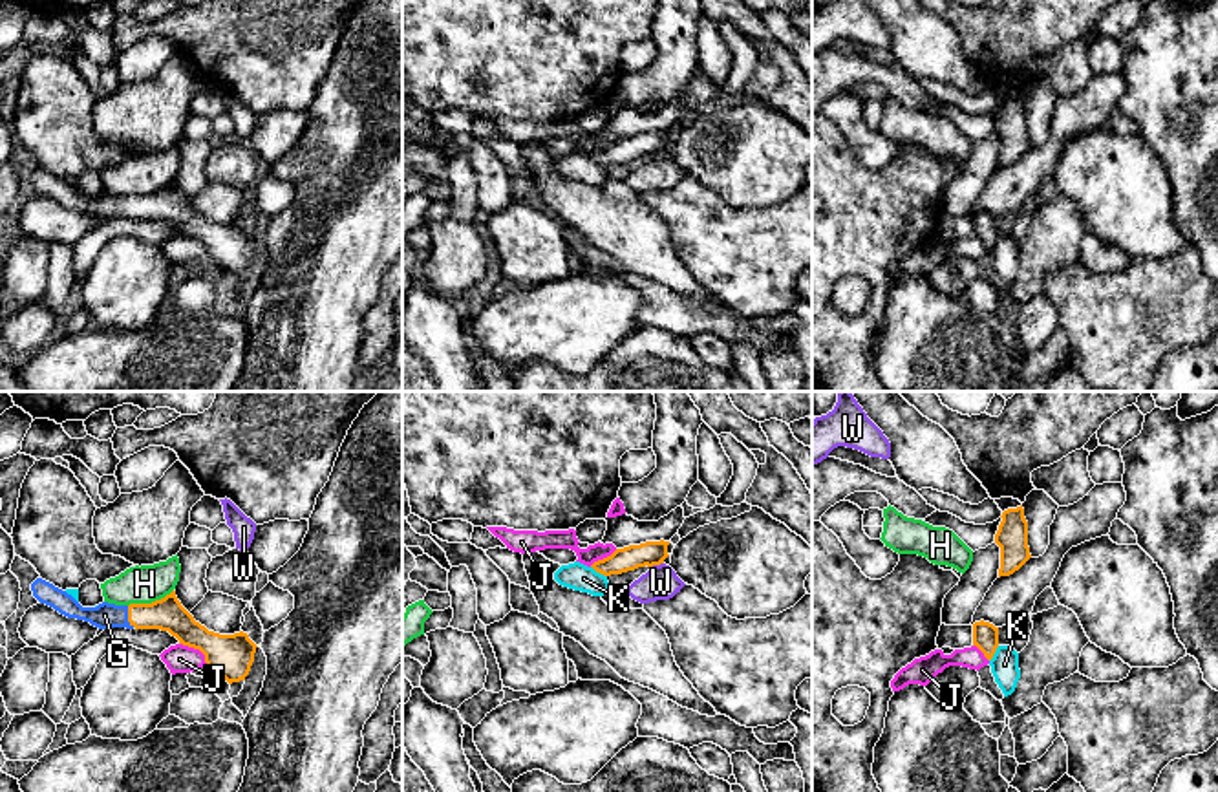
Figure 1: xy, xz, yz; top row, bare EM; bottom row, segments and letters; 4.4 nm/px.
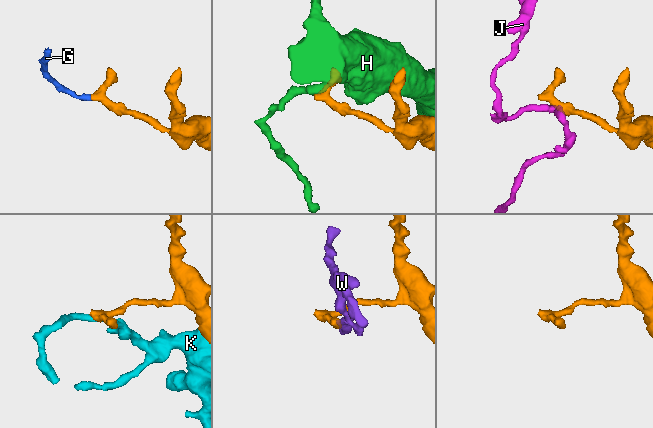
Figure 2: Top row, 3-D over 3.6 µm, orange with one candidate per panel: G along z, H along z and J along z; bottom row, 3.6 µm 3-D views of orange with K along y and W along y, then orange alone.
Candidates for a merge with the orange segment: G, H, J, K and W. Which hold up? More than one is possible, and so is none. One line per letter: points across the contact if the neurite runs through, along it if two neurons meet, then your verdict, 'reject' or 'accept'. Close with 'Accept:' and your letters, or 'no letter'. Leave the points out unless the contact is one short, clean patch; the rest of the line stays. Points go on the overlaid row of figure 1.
G: runs through xy (169, 615), (128, 617), (105, 615); accept
H: border along xy (172, 589), (150, 602), (132, 602), (128, 606); reject
J: border along xy (180, 642), (196, 648), (207, 664); reject
K: reject
W: border along xz (662, 562), (651, 567); reject
Accept: G

